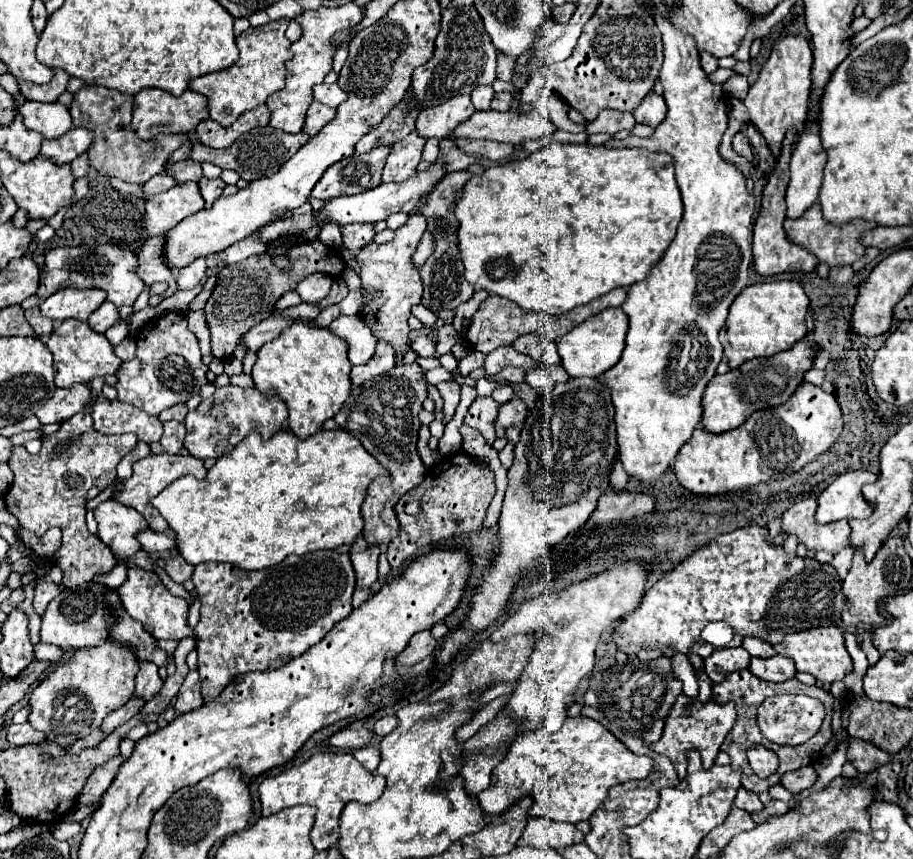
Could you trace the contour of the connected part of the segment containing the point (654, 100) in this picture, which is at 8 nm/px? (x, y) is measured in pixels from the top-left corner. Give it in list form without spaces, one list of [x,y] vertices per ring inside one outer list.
[[[649,93],[633,111],[633,117],[637,119],[637,123],[657,127],[665,119],[665,99],[657,93]]]

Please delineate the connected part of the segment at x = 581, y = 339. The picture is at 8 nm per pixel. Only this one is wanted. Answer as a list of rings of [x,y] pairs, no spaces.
[[[605,309],[595,317],[587,319],[583,325],[571,329],[571,333],[557,339],[557,351],[561,357],[561,365],[569,377],[599,377],[607,369],[611,369],[625,347],[625,335],[629,331],[629,319],[623,309]]]

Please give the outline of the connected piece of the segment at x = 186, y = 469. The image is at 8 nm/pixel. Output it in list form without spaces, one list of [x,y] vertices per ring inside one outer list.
[[[163,453],[163,455],[147,455],[145,459],[135,463],[133,475],[125,481],[125,489],[123,489],[123,493],[117,495],[117,501],[127,505],[127,507],[137,509],[147,519],[147,523],[149,523],[149,527],[153,531],[167,531],[169,525],[163,519],[163,515],[151,505],[151,497],[155,497],[159,491],[163,491],[167,485],[171,485],[175,479],[179,479],[183,475],[193,475],[197,479],[203,479],[205,473],[207,473],[207,469],[205,469],[203,461],[197,459],[197,457],[191,457],[191,455],[187,455],[187,457],[185,455],[167,455],[167,453]]]

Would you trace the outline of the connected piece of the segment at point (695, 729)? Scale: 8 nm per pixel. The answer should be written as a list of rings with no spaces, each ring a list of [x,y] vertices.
[[[679,695],[677,701],[671,707],[671,713],[665,721],[665,729],[663,729],[663,737],[651,745],[651,751],[661,753],[665,757],[671,759],[671,763],[677,769],[679,779],[683,779],[687,775],[687,753],[691,749],[699,749],[701,751],[701,759],[703,759],[703,767],[709,769],[715,761],[715,755],[719,753],[719,747],[725,739],[725,735],[731,731],[735,723],[735,703],[729,701],[725,705],[709,699],[707,703],[699,701],[697,697],[687,697],[687,695]]]

